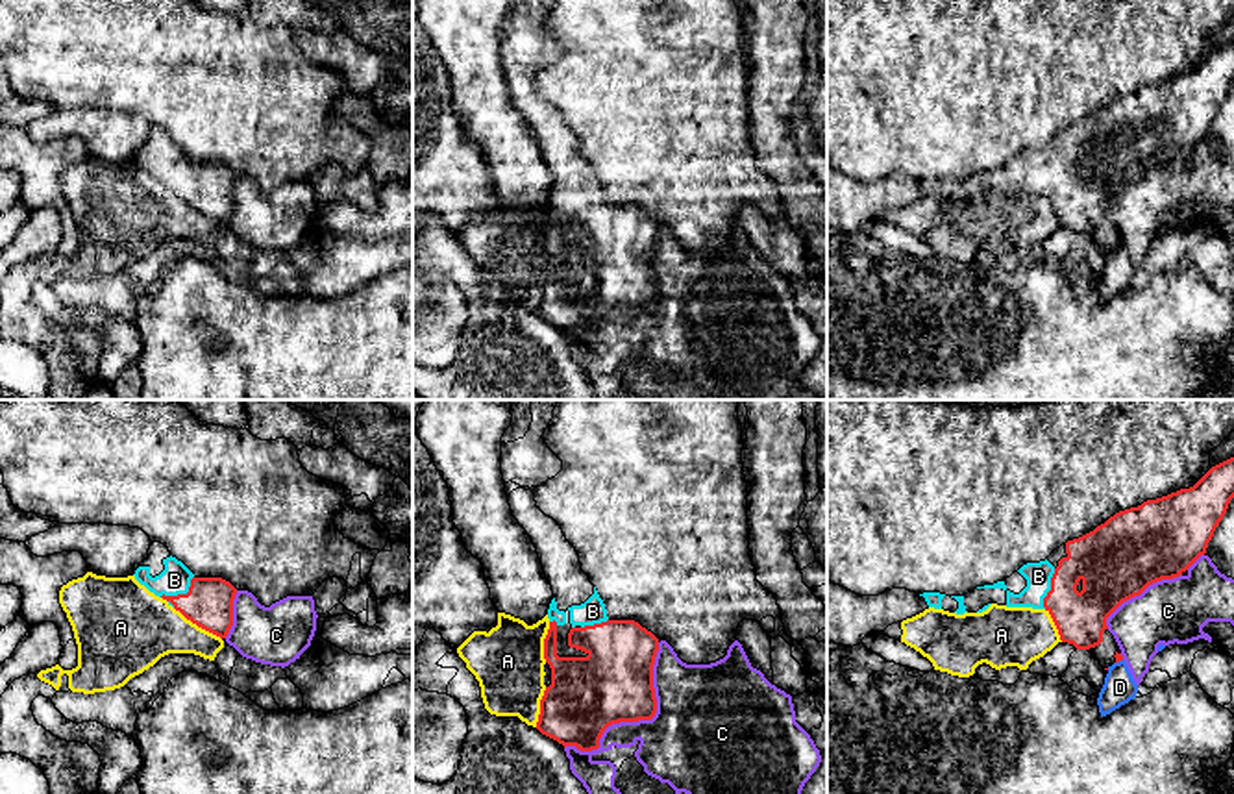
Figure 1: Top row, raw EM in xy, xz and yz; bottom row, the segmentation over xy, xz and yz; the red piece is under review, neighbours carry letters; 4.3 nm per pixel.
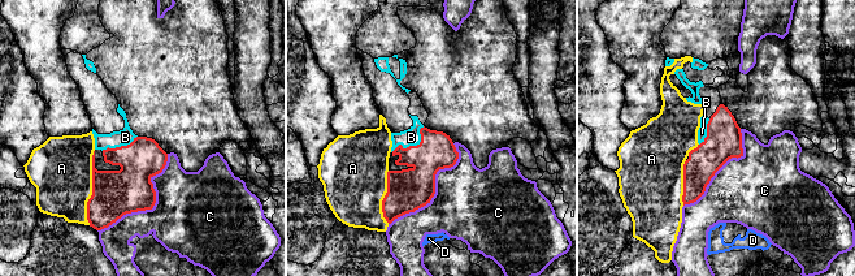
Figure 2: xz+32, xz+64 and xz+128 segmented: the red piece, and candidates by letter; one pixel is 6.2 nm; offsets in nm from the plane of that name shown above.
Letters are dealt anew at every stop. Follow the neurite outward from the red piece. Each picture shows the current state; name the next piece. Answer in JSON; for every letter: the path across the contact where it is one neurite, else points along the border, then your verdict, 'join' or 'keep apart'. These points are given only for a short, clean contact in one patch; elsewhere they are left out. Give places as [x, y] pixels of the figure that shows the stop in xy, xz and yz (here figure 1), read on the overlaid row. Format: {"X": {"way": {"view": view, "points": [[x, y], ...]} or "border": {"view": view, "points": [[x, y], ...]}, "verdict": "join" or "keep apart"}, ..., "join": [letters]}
{"A": {"verdict": "keep apart"}, "B": {"way": {"view": "xy", "points": [[208, 604], [189, 595], [180, 595], [174, 580]]}, "verdict": "join"}, "C": {"verdict": "keep apart"}, "D": {"verdict": "keep apart"}, "join": ["B"]}

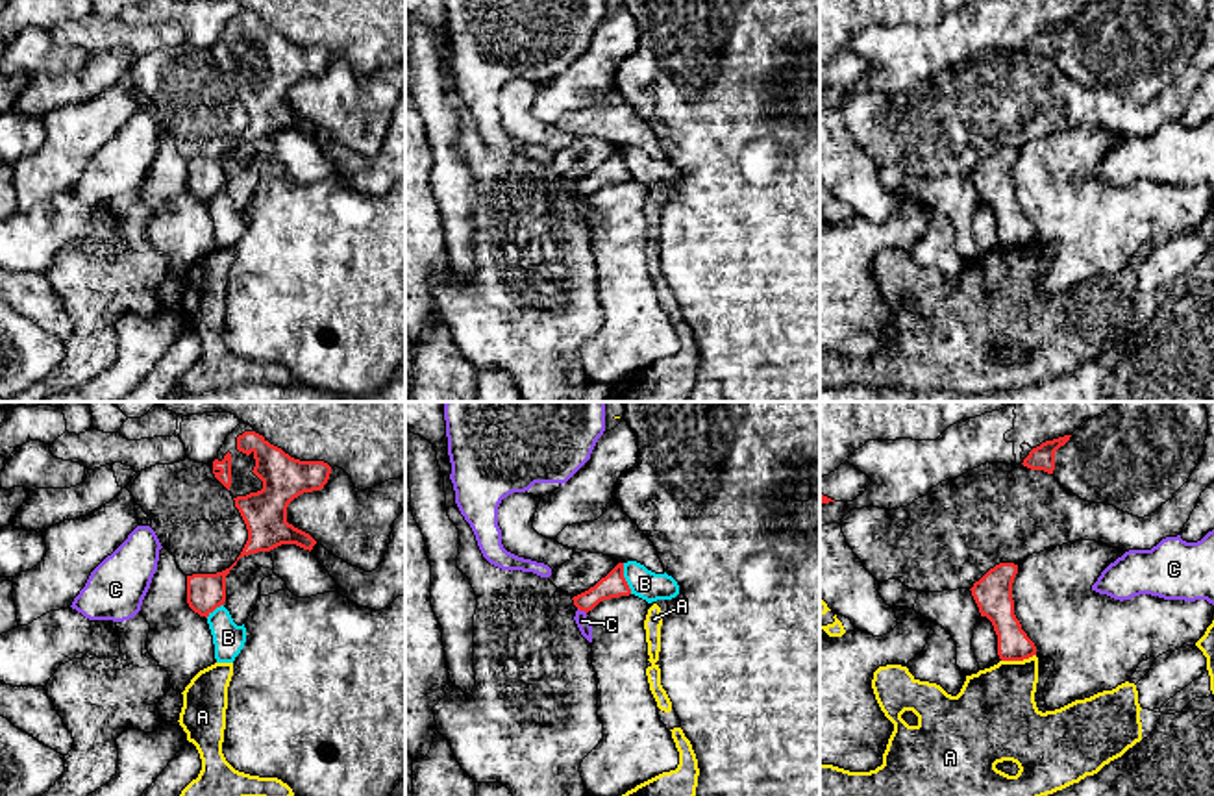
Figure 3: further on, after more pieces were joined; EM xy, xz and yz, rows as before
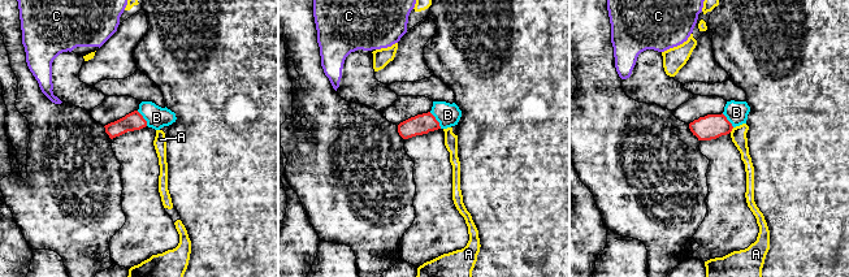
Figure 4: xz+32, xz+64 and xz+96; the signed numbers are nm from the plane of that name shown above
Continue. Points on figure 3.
{"A": {"verdict": "keep apart"}, "B": {"verdict": "keep apart"}, "C": {"verdict": "keep apart"}, "join": []}

